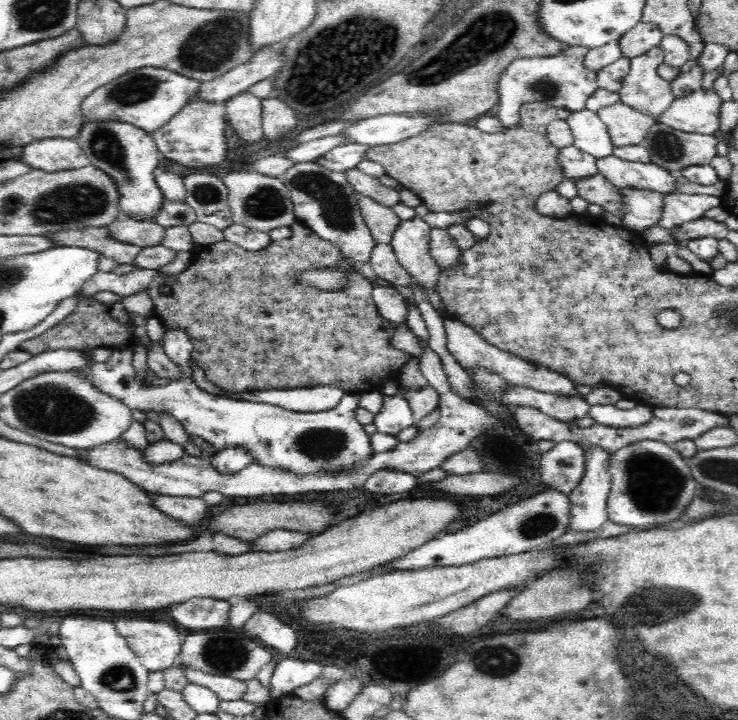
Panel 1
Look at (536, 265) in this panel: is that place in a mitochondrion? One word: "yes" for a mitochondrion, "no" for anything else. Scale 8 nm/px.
yes

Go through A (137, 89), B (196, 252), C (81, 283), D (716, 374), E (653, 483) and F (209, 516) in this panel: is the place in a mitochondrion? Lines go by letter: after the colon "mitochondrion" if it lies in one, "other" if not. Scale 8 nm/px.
A: mitochondrion
B: other
C: other
D: other
E: mitochondrion
F: other

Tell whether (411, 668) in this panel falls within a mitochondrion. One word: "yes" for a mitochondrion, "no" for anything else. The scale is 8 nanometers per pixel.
no

